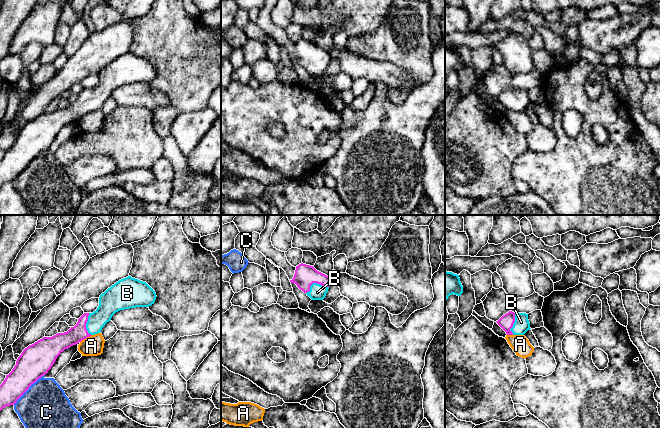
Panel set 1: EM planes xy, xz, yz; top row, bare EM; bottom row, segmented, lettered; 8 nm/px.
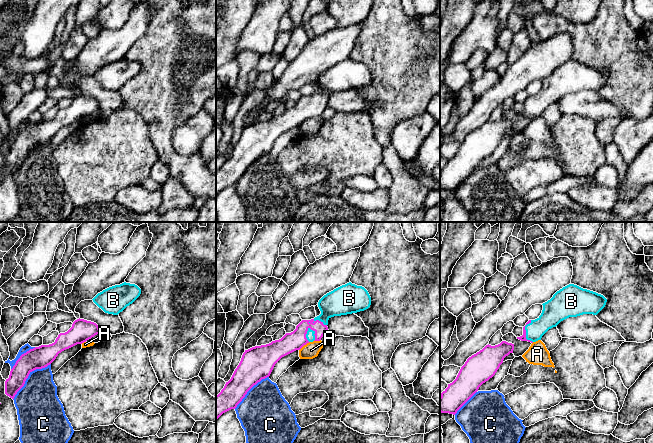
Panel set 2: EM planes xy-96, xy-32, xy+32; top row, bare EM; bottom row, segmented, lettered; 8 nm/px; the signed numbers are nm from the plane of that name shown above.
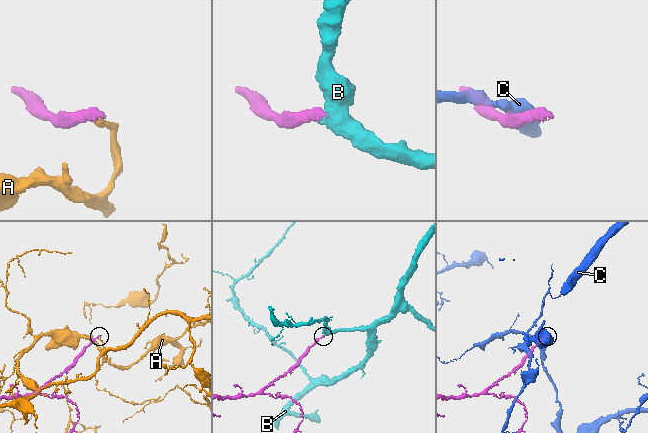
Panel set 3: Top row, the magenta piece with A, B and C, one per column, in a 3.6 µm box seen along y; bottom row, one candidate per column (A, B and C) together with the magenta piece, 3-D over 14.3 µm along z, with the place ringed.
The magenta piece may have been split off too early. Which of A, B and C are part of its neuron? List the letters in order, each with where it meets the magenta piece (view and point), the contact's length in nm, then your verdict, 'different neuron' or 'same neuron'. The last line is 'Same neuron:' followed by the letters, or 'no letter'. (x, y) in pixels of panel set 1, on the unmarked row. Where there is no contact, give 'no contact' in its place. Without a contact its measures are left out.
A: xy (85, 114) | 110 nm | different neuron
B: xz (315, 58) | 190 nm | same neuron
C: xy (28, 164) | 360 nm | different neuron
Same neuron: B

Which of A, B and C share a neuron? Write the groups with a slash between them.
A / B / C

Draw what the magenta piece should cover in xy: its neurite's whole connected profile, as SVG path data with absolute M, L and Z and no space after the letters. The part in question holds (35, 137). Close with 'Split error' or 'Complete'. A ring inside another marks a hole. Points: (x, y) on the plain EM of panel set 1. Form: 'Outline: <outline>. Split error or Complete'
Outline: M128 52L102 69L98 84L93 89L84 89L67 108L43 113L29 121L0 161L0 187L14 181L33 159L47 150L65 125L100 109L116 88L149 83L156 73L155 67L146 58Z. Split error

